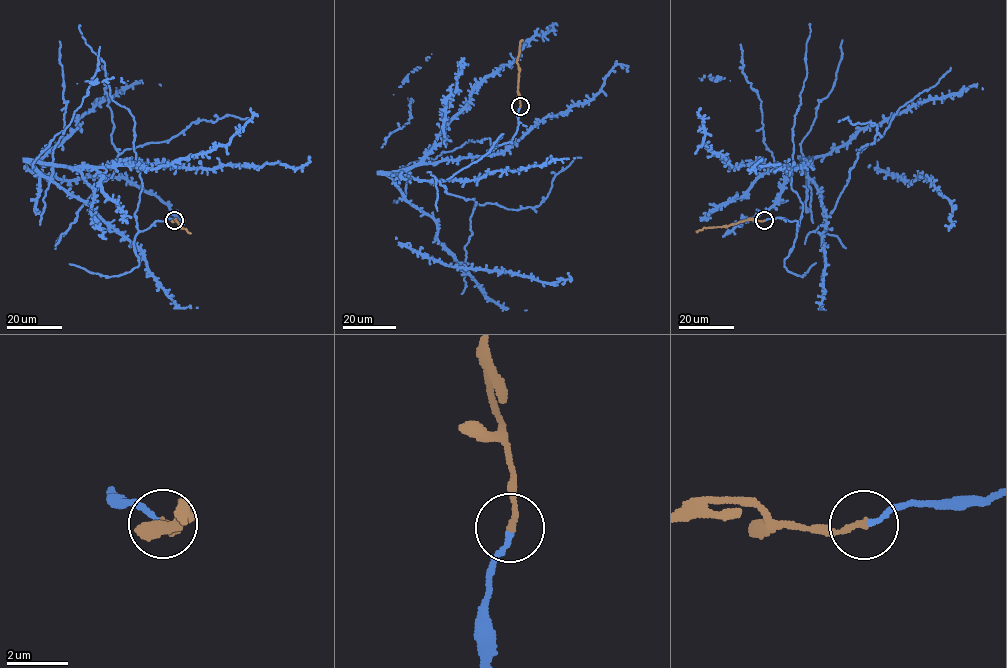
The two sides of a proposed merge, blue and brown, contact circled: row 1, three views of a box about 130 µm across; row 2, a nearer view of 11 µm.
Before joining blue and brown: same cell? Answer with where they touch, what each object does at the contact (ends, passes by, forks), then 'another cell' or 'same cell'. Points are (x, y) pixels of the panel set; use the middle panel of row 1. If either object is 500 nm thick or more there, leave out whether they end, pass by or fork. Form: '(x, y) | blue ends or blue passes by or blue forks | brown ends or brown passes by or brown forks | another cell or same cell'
(520, 106) | blue ends | brown ends | same cell

